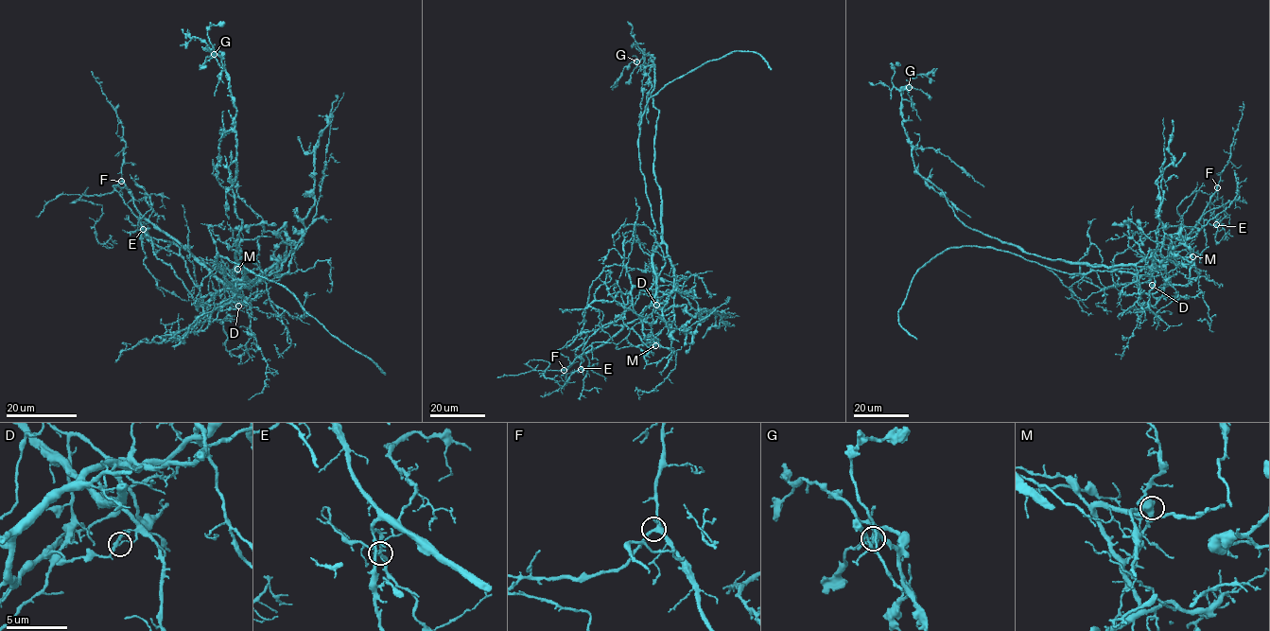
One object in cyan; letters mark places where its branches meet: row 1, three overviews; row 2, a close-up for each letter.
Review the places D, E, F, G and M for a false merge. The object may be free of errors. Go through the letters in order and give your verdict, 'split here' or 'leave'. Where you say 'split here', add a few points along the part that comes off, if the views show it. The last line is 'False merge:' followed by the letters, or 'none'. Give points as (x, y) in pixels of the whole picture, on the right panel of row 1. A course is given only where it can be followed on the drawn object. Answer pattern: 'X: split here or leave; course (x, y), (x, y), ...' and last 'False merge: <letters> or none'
D: split here; course (1152, 285), (1152, 275), (1023, 253), (958, 219), (915, 167), (901, 115), (909, 80), (937, 68)
E: leave
F: leave
G: leave
M: leave
False merge: D

